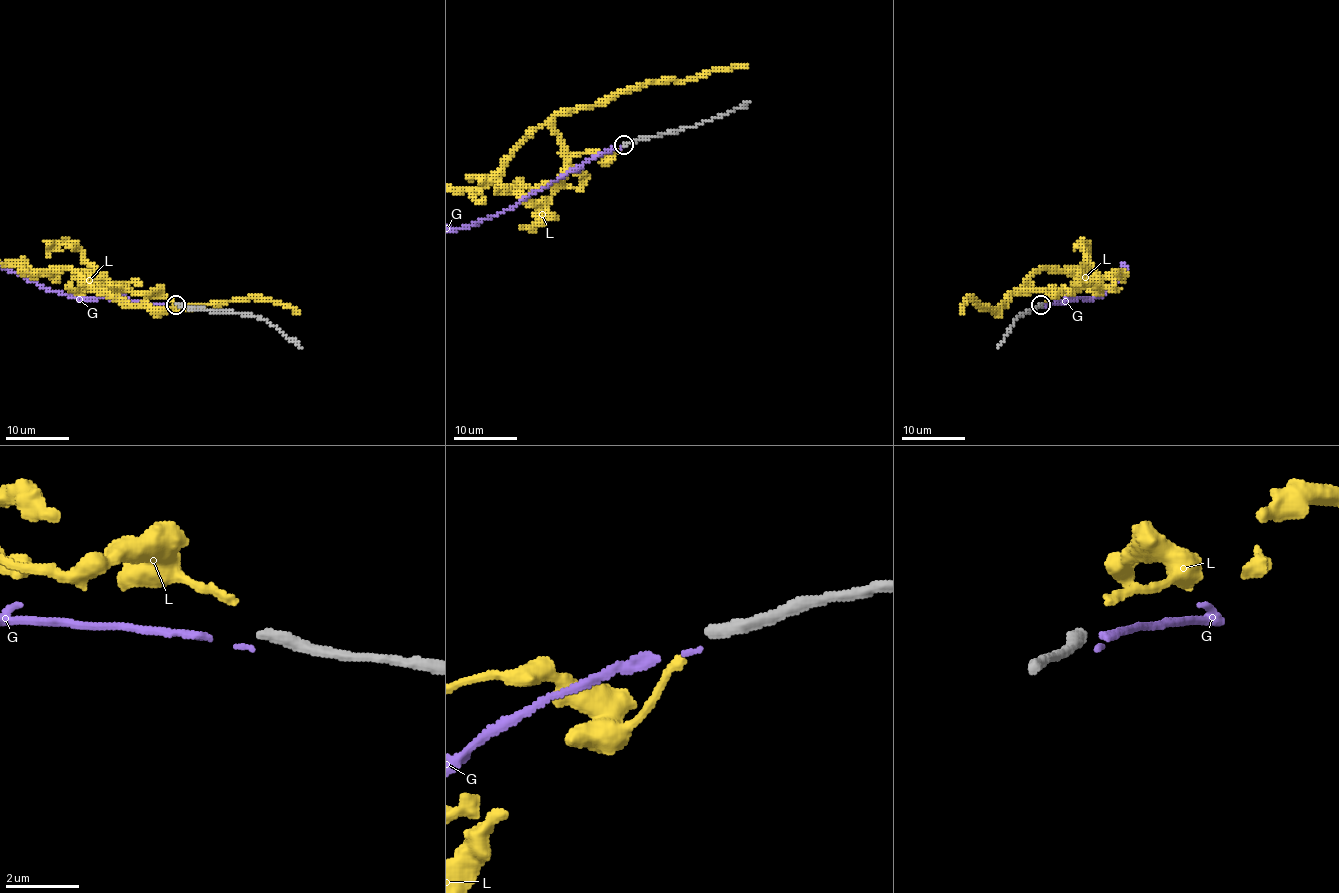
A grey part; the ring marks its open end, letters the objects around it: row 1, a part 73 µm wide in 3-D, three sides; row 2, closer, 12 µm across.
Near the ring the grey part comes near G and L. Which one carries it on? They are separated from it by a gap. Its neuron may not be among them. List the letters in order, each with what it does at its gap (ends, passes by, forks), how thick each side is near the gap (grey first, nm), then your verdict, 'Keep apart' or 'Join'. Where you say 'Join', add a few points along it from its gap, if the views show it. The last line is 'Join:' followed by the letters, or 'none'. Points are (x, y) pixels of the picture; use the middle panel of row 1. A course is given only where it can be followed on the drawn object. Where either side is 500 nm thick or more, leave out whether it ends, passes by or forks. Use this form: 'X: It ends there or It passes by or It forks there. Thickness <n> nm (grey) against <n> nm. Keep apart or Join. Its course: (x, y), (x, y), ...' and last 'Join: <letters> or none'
G: It ends there. Thickness 320 nm (grey) against 90 nm. Keep apart
L: It ends there. Thickness 320 nm (grey) against 190 nm. Keep apart
Join: none

